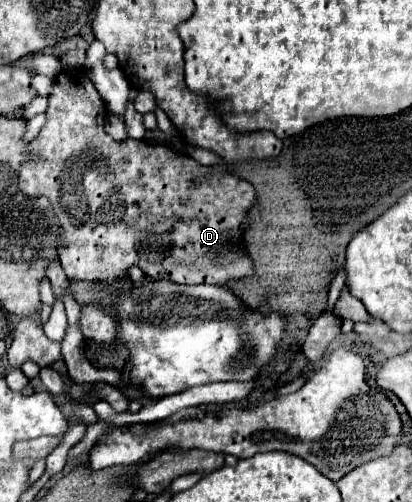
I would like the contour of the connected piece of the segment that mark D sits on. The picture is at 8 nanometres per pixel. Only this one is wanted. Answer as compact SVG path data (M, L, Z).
M67 69L63 71L53 87L53 93L49 95L49 107L47 107L47 123L41 129L39 137L33 141L33 155L39 155L37 161L29 161L21 167L19 171L19 189L27 195L43 195L49 197L49 201L53 203L55 211L57 211L57 219L59 225L63 229L63 239L67 247L59 249L59 261L63 265L63 271L69 279L75 281L101 281L105 285L109 283L119 283L119 279L123 275L127 275L127 269L137 265L149 279L169 279L173 283L185 283L185 285L201 285L201 283L211 283L211 285L227 285L229 281L237 281L243 277L253 275L253 261L247 255L245 249L245 239L243 239L243 225L249 221L249 211L251 205L255 203L255 189L249 181L227 173L221 165L211 165L211 167L203 167L199 165L195 159L187 157L187 155L179 155L169 147L163 145L153 145L153 143L145 143L145 141L115 141L111 135L105 133L103 125L105 125L105 103L101 99L101 95L97 93L97 89L93 87L93 83L89 81L87 73L83 69Z

